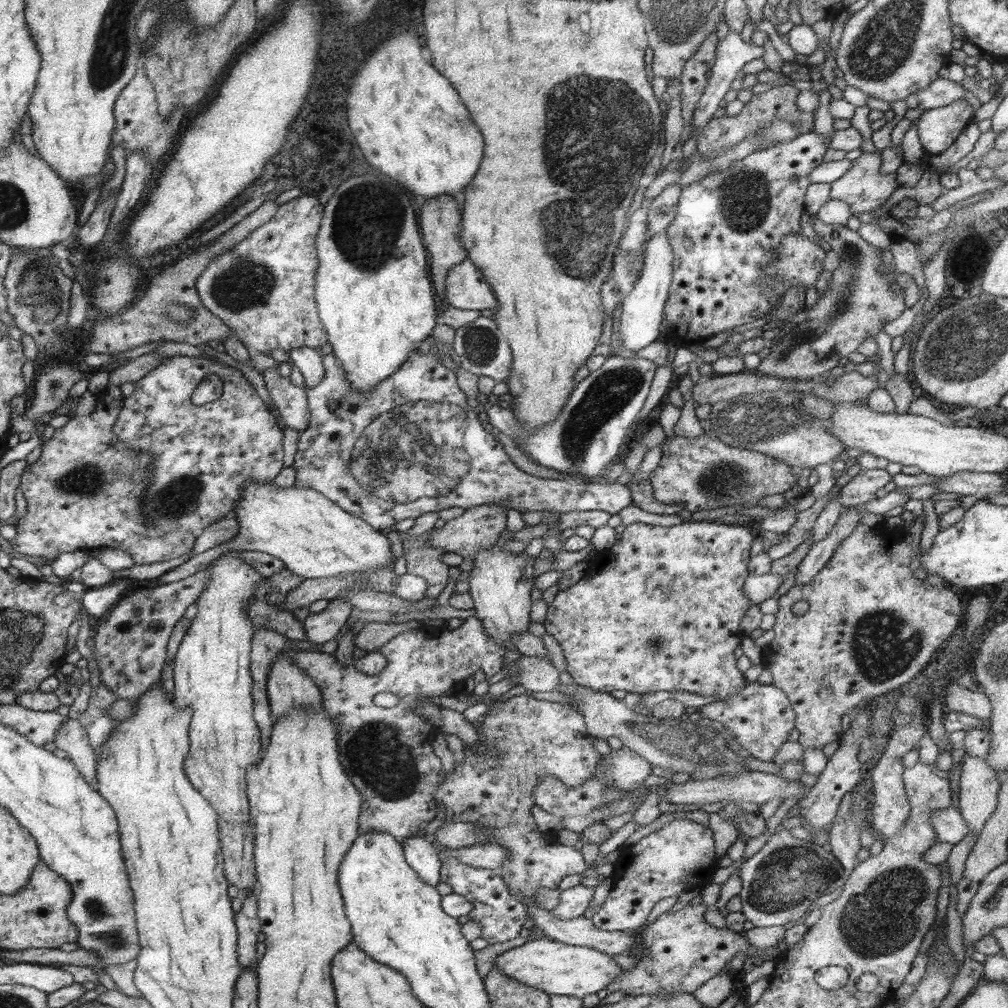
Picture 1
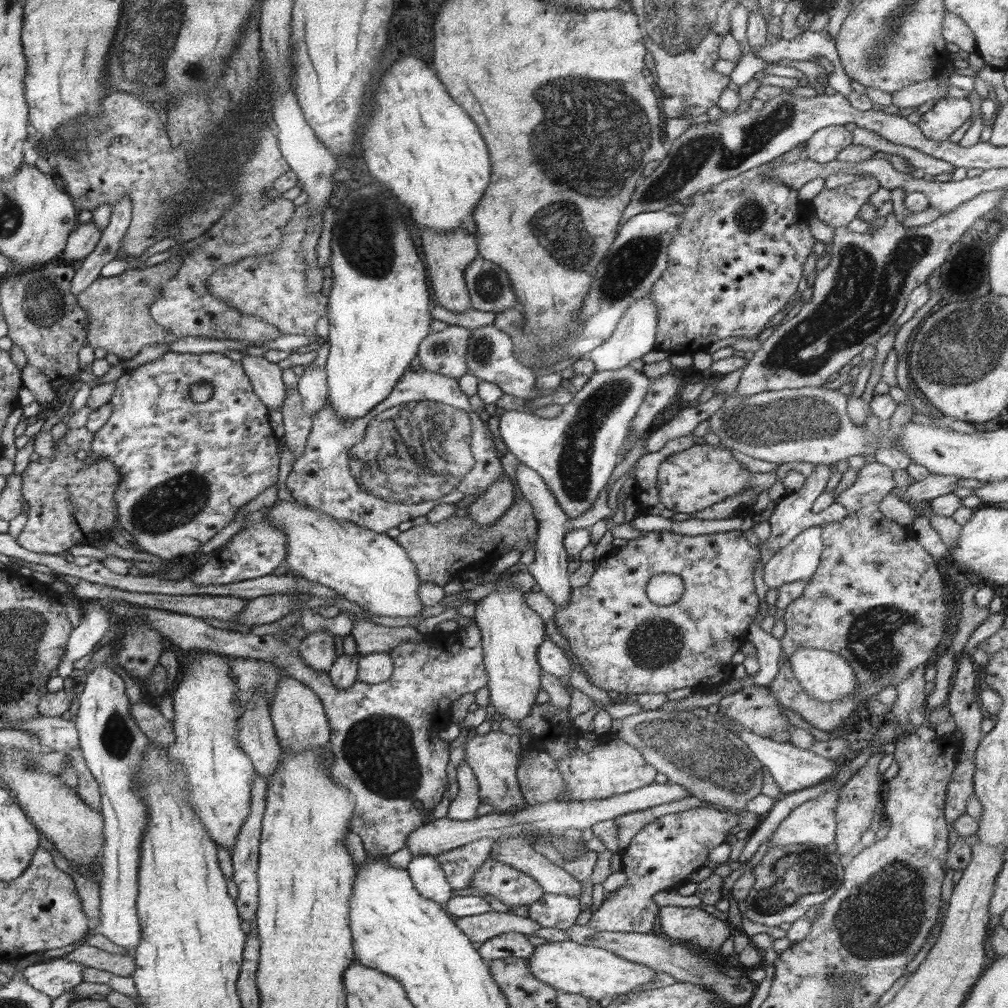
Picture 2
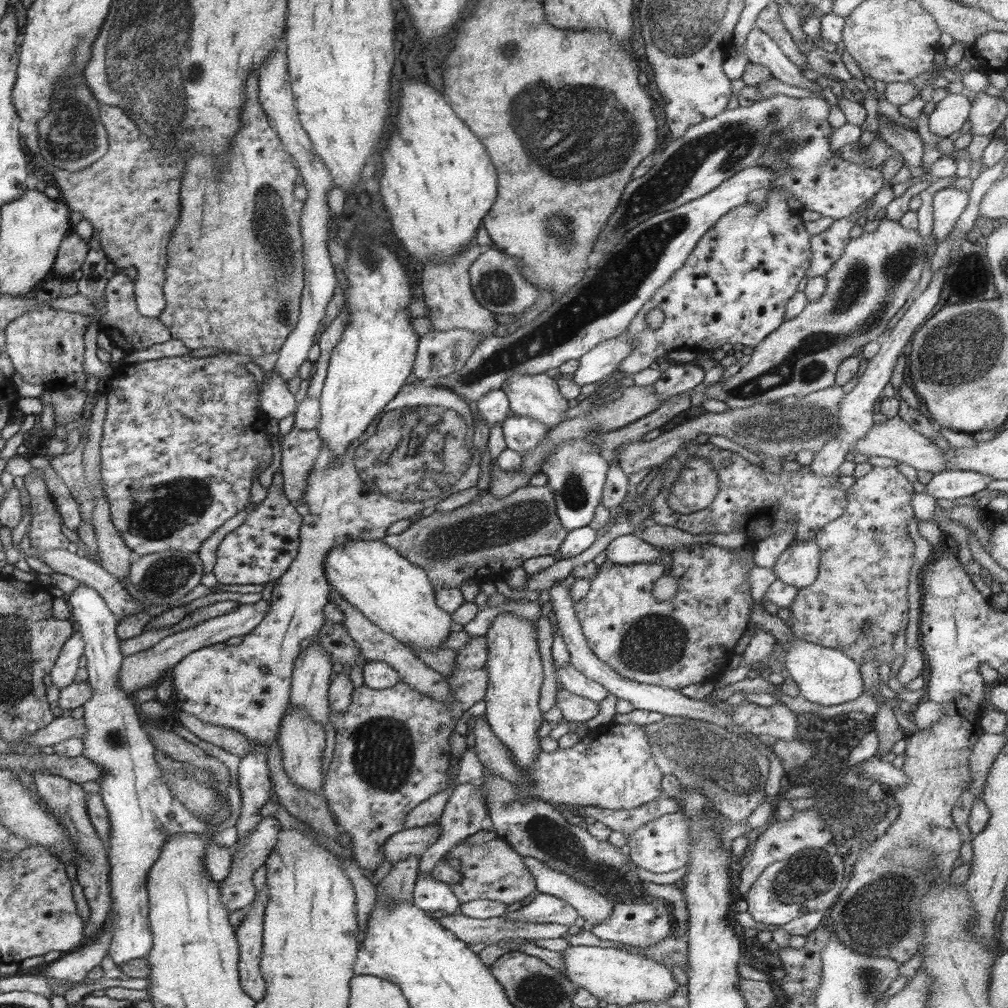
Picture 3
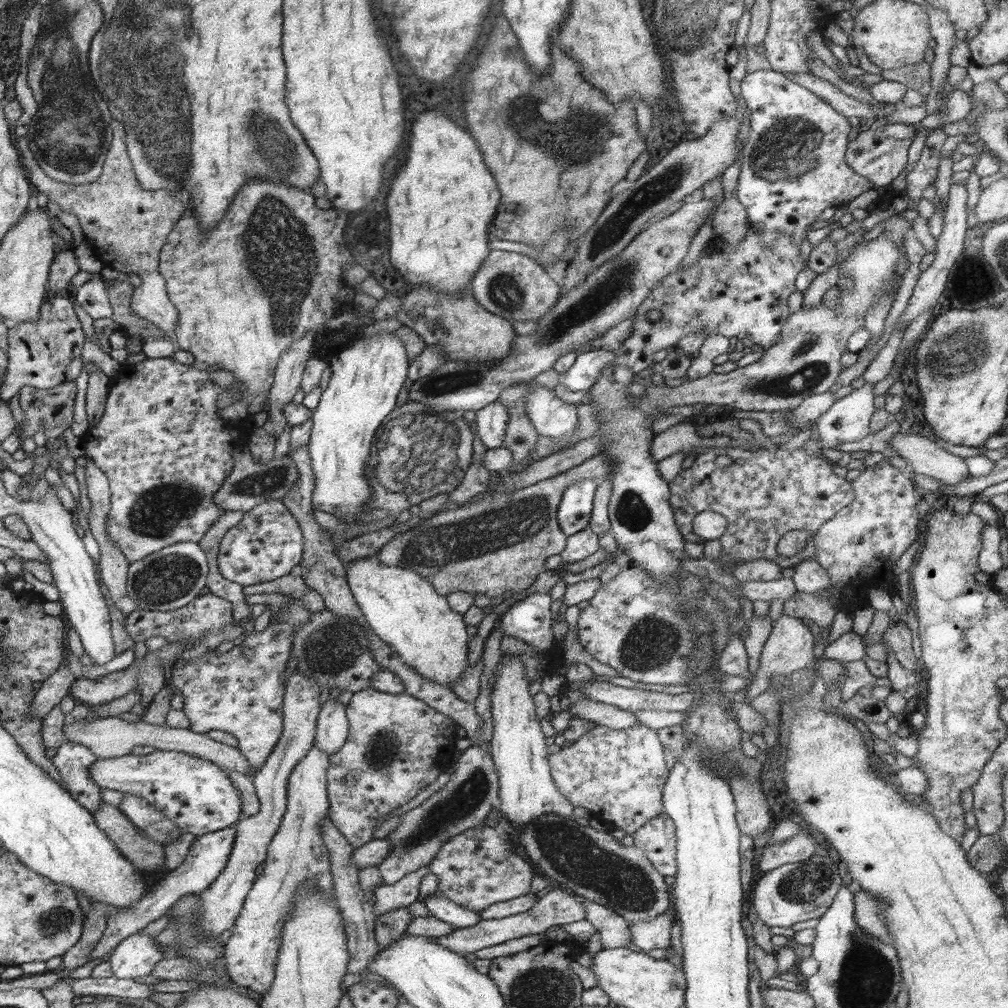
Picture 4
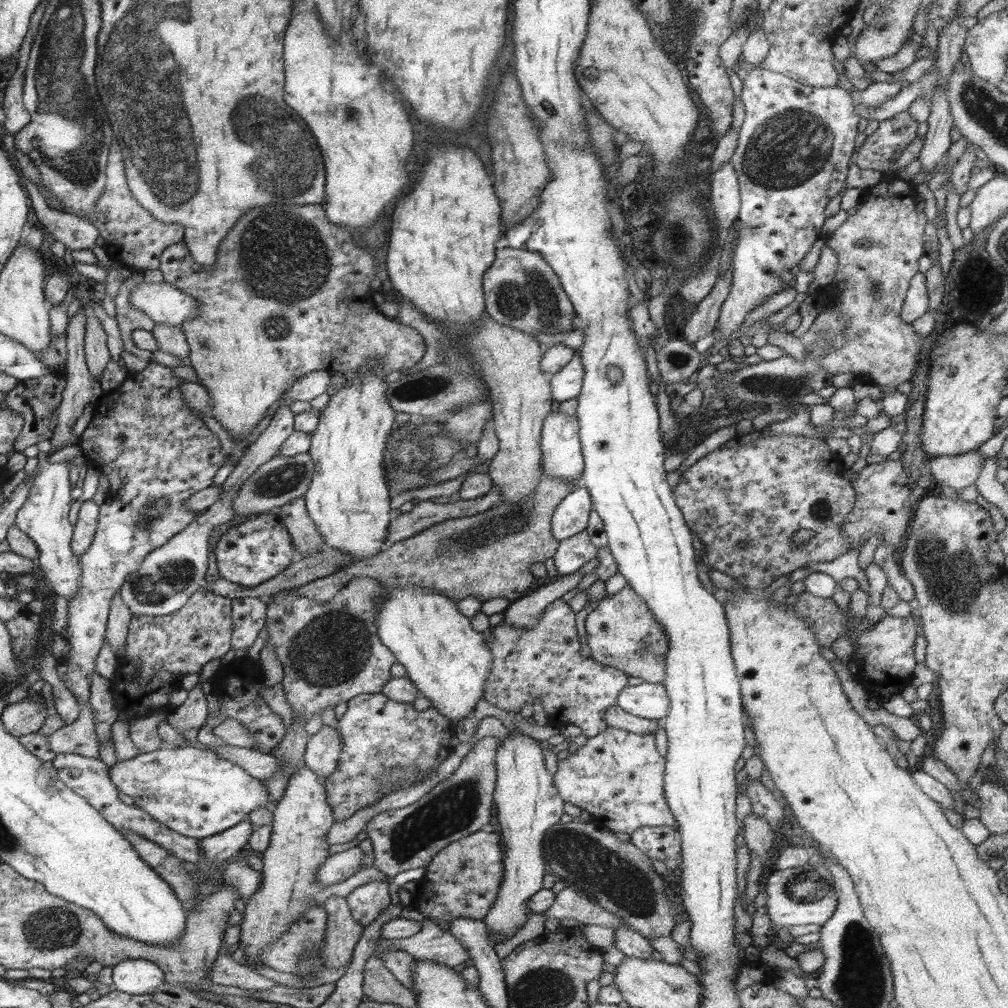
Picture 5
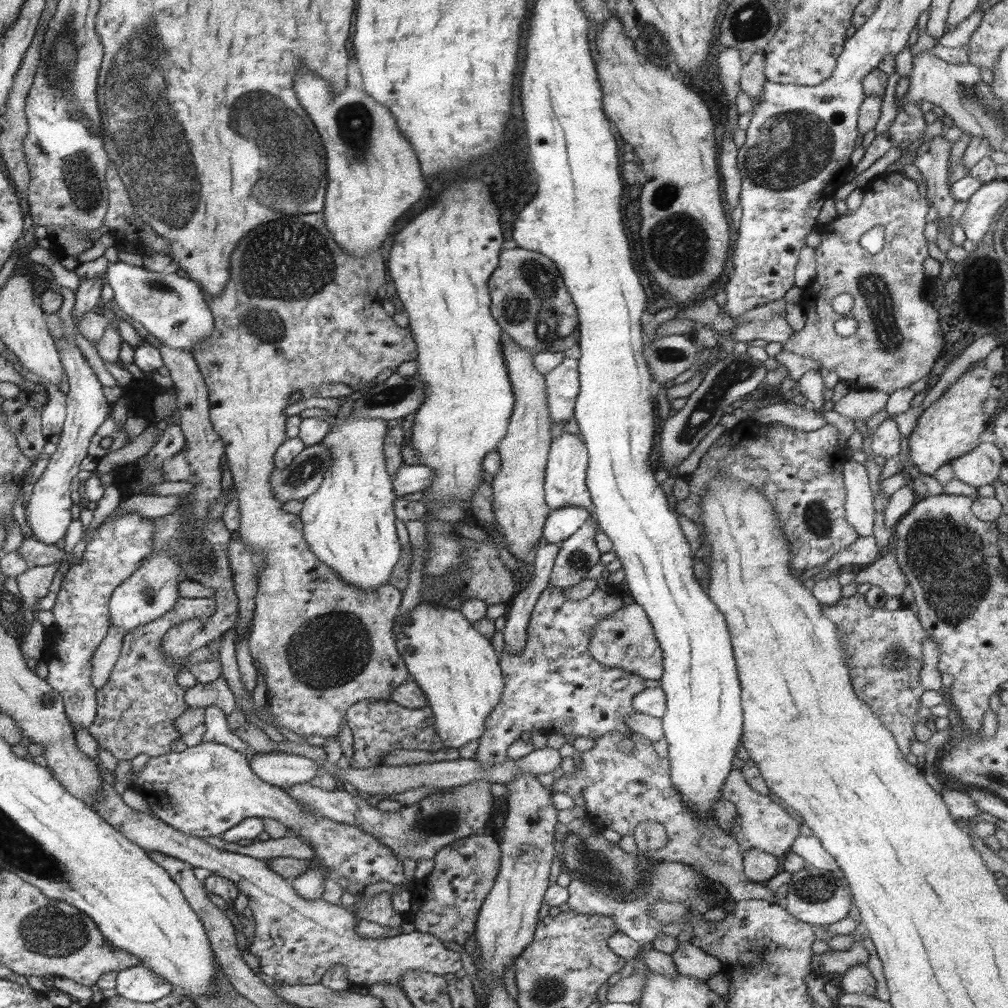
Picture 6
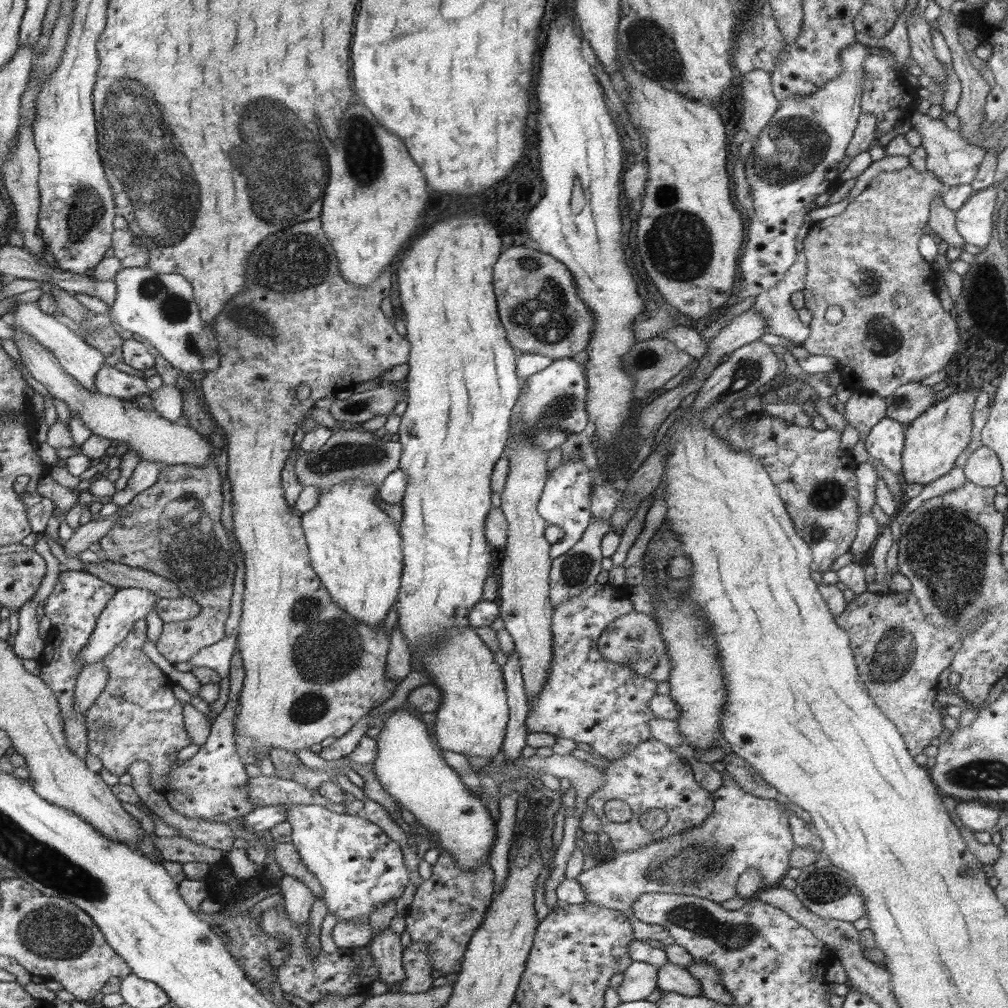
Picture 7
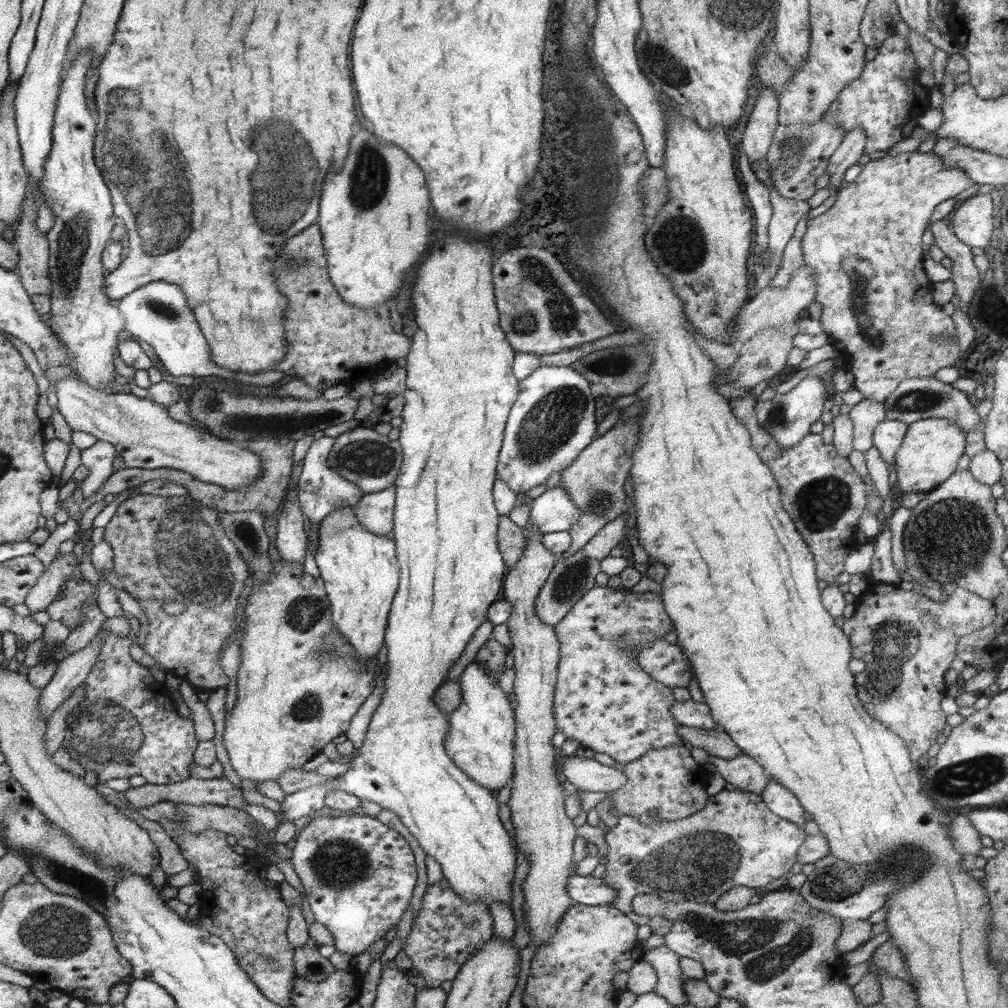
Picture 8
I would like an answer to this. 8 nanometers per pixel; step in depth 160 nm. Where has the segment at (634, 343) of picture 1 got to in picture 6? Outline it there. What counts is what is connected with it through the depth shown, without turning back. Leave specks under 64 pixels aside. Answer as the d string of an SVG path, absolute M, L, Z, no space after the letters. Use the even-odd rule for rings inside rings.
M565 357L557 368L544 375L546 383L546 404L550 413L550 424L565 424L573 416L580 392L579 363Z

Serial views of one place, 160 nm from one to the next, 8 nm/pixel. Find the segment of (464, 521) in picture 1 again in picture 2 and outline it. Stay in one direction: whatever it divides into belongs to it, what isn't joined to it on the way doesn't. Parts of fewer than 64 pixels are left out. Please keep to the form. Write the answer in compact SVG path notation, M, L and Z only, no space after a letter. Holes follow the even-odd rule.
M503 474L496 482L492 482L476 502L468 506L467 516L480 528L486 528L497 522L502 515L514 505L514 485L508 476Z

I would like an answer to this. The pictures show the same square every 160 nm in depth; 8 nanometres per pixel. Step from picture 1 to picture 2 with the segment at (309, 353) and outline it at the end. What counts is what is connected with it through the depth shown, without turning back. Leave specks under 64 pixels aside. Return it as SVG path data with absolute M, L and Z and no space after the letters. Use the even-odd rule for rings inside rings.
M313 363L306 367L306 372L300 376L296 389L304 401L305 411L314 416L328 400L327 376L322 367Z

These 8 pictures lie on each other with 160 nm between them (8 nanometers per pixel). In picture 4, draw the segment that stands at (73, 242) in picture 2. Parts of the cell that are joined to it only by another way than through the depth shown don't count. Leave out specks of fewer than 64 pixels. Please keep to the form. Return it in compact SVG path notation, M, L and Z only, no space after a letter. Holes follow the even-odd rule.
M64 245L54 259L53 268L50 271L50 290L52 294L63 295L64 290L71 292L72 276L80 272L80 266L72 245Z

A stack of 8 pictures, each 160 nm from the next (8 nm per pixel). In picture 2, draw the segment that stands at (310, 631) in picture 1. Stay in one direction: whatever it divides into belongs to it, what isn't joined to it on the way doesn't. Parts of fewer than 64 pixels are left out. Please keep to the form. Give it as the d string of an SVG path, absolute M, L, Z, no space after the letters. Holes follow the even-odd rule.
M326 629L308 633L304 640L295 645L306 664L317 671L327 673L337 658L335 636Z

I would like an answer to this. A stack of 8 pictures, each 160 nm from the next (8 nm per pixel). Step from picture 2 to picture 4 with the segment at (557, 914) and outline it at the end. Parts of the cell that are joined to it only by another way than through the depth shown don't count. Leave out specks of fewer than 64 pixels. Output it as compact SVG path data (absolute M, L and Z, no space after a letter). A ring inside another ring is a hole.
M557 886L552 892L548 892L546 896L538 899L538 902L530 910L526 910L522 914L500 919L482 919L480 922L476 922L474 926L470 926L470 928L456 929L446 936L439 936L433 939L442 946L466 956L470 952L476 952L476 950L482 950L482 948L488 948L488 946L496 946L496 944L502 944L502 942L512 940L512 938L522 938L522 936L528 936L528 934L540 934L551 927L582 920L586 920L586 907L580 904L579 896Z

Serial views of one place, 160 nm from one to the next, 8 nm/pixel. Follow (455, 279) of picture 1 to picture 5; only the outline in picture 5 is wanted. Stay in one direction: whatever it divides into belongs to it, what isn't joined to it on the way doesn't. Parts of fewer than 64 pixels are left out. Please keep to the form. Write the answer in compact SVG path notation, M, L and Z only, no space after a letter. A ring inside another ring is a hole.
M498 248L494 264L484 278L485 312L500 324L521 329L535 338L537 332L572 330L573 304L553 268L537 252Z

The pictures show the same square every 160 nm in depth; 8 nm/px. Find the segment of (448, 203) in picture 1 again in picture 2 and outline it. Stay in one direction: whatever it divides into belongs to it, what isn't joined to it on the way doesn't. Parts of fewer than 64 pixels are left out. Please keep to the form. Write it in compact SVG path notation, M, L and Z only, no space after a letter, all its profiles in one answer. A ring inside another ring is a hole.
M457 228L457 230L458 232L443 233L432 229L422 229L422 252L426 257L426 270L429 272L436 302L449 311L464 312L473 307L465 280L465 271L469 264L478 258L479 251L474 234L470 234L464 228Z

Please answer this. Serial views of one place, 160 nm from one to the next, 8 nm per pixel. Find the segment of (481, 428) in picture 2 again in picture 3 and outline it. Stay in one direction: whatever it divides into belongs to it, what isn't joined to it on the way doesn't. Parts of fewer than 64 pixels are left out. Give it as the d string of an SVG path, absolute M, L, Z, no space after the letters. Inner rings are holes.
M416 381L405 384L397 398L376 420L373 431L365 432L365 436L358 439L358 444L350 446L344 455L336 456L332 449L324 445L308 478L308 490L304 502L310 512L303 516L299 528L299 549L296 558L274 585L271 605L264 620L246 634L238 646L217 643L200 648L188 653L168 673L170 677L172 676L174 695L178 698L180 709L208 724L239 730L253 744L253 750L241 758L238 769L242 801L240 815L235 824L238 840L250 834L259 825L263 816L258 810L271 799L273 783L269 779L265 750L267 742L275 739L282 717L290 706L293 668L301 650L300 643L308 637L316 637L328 621L323 610L329 602L331 589L324 572L324 561L329 550L349 540L383 539L387 535L388 527L394 522L410 518L454 494L474 488L480 478L482 459L480 452L475 448L470 466L470 454L462 444L462 440L468 434L466 422L470 426L475 424L475 414L470 412L470 404L464 398L452 392L450 388L444 386L440 388L430 381Z

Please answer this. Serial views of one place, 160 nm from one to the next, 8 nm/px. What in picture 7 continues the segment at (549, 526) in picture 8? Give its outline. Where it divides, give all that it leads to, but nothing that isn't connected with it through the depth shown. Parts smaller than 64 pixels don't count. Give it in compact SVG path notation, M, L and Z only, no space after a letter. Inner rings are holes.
M584 457L571 460L562 459L547 476L547 482L543 488L542 497L538 501L537 510L549 525L559 526L565 532L562 540L550 547L549 553L552 559L566 554L581 539L592 517L590 497L592 497L593 486L603 483L597 470L588 469Z

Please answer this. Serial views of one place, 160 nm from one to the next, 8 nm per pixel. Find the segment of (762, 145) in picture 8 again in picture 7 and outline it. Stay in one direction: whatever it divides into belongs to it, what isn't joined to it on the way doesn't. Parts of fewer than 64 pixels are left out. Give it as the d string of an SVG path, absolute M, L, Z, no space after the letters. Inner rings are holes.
M751 70L744 73L741 79L744 98L742 128L748 132L747 138L756 142L762 128L767 126L778 110L780 102L773 93L770 75L765 70Z

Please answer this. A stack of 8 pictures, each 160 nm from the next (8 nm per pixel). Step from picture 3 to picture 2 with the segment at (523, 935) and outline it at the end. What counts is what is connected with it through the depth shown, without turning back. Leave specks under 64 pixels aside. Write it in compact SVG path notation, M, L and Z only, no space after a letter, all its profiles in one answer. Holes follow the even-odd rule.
M491 911L486 914L478 914L478 916L456 918L456 922L471 941L482 943L507 932L520 933L529 937L542 928L534 920L516 916L512 912Z

